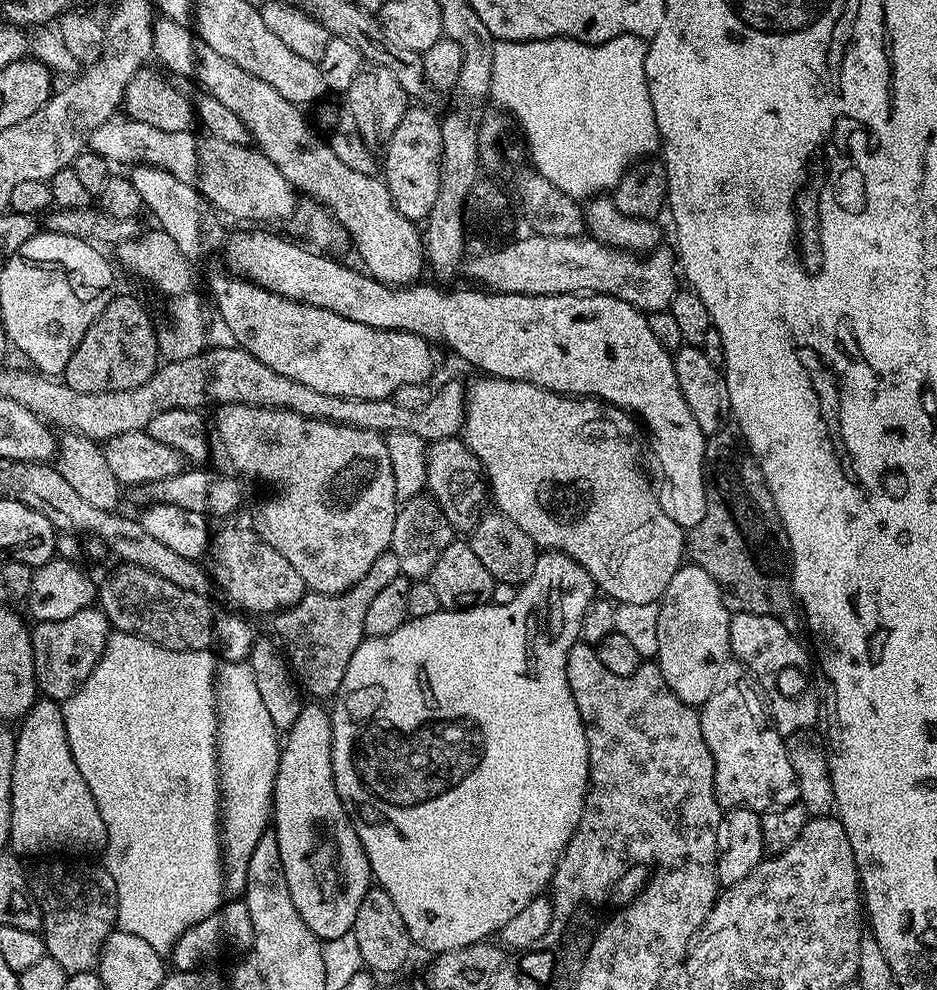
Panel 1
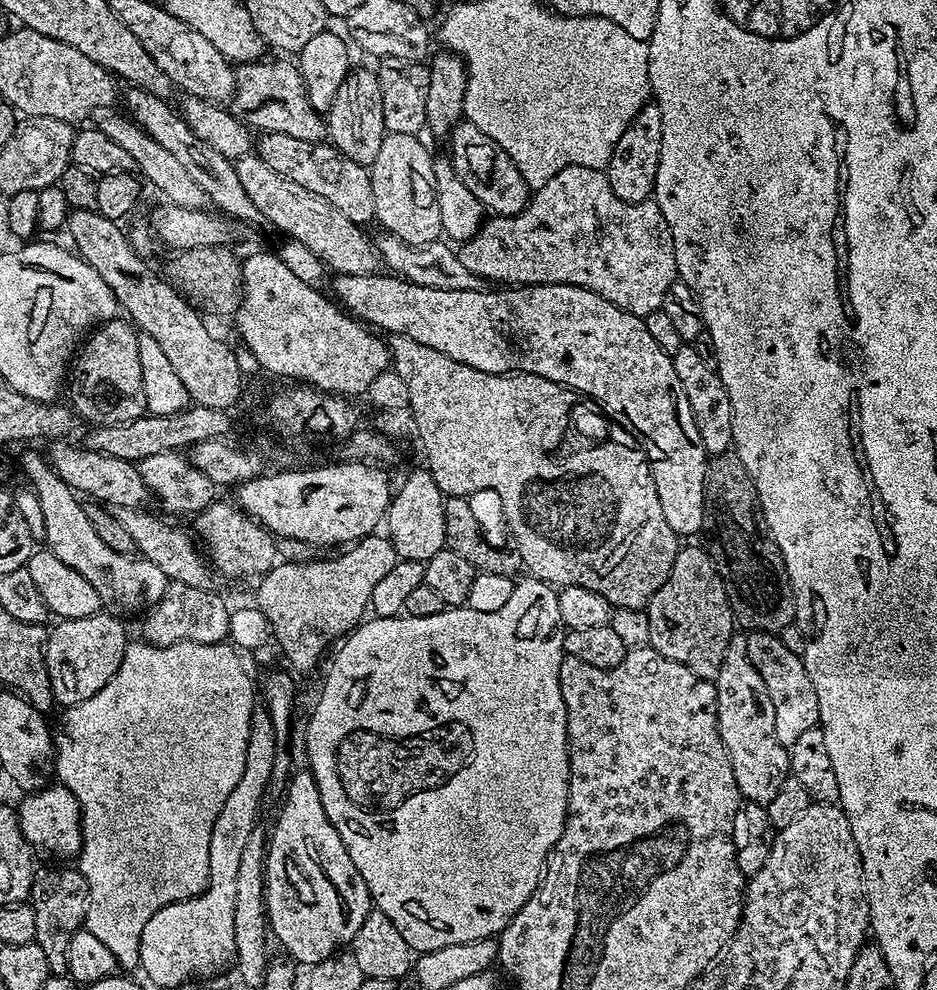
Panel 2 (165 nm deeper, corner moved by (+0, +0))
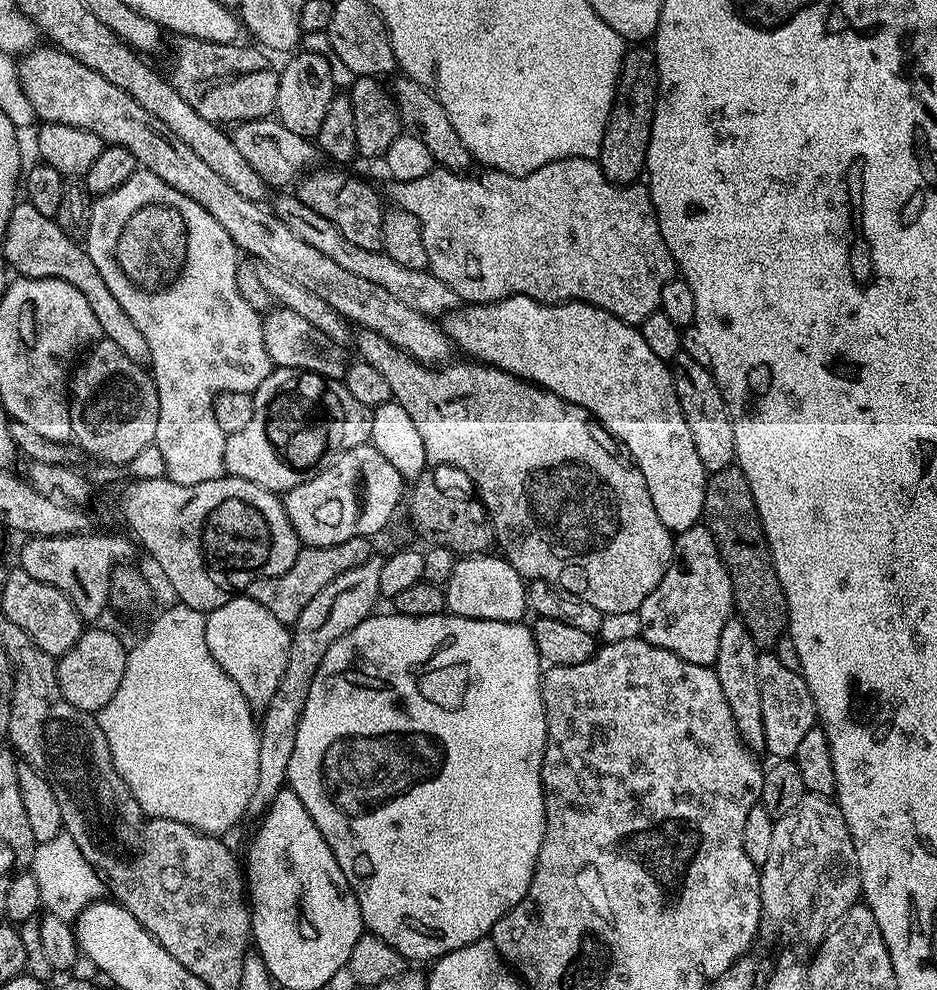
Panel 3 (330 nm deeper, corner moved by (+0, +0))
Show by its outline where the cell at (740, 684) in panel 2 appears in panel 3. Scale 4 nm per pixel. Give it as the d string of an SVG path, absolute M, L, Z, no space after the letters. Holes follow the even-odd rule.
M730 618L722 626L722 638L718 638L718 658L715 662L718 680L730 702L730 710L736 719L738 734L744 739L747 748L760 750L764 748L764 731L762 730L762 694L758 694L758 649L750 630L739 618Z

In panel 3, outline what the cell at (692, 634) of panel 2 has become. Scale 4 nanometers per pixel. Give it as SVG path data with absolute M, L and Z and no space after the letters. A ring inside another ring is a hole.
M703 523L694 525L690 530L675 533L672 541L672 561L658 586L642 602L640 636L662 650L670 650L678 654L686 662L715 665L718 658L718 638L722 638L722 626L733 615L732 583L726 566L720 560L720 551L716 545L714 534Z

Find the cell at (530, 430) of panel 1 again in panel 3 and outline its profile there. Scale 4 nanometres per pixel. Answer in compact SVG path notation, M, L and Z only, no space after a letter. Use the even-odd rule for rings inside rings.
M365 328L355 333L354 346L360 350L359 359L363 363L374 366L374 370L378 370L382 378L386 378L394 400L410 414L422 437L427 463L432 466L449 464L452 468L461 468L472 479L477 492L475 495L488 511L488 519L492 521L494 540L498 548L499 544L501 548L499 551L525 581L544 580L547 584L562 589L563 592L569 592L590 602L590 606L594 606L602 614L639 612L642 602L646 602L646 598L658 586L658 582L662 582L670 566L674 534L666 526L662 526L662 518L658 518L658 510L654 510L654 502L650 502L650 490L646 490L646 478L642 478L642 470L638 470L635 460L629 456L623 444L615 440L586 409L558 398L553 392L545 392L536 386L525 386L517 377L499 368L476 364L473 364L474 366L456 364L453 368L419 364L413 356L406 355L400 348L395 348L390 342L386 342L382 334L374 334Z

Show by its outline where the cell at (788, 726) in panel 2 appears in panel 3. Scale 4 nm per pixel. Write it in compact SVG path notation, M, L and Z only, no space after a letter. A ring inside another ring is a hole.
M772 650L761 651L758 655L758 694L762 694L762 730L764 731L764 748L769 757L777 760L791 760L795 757L802 738L812 728L817 727L816 703L806 686L803 675L795 667L783 664Z

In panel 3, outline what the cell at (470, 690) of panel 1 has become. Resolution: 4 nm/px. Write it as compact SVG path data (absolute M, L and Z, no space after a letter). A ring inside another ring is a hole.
M373 614L367 616L363 622L354 626L352 632L338 638L338 642L334 642L334 646L330 646L330 650L326 650L326 658L322 658L322 662L314 674L314 682L310 682L310 694L306 694L306 704L298 722L298 734L294 734L294 752L290 754L287 787L291 788L294 794L298 794L298 798L302 798L302 806L306 806L310 818L314 818L314 826L318 826L318 830L322 834L322 838L326 838L338 866L342 866L342 874L346 874L346 882L350 882L350 886L358 898L358 906L362 910L365 929L382 942L389 944L398 955L404 957L405 961L428 960L427 962L432 962L448 952L485 939L498 922L498 918L502 918L514 906L518 906L518 902L522 902L522 898L530 890L530 882L538 862L538 850L542 846L544 837L544 783L540 781L540 771L542 770L544 743L546 742L546 714L544 713L542 686L540 685L542 661L534 646L532 629L524 622L490 622L489 620L475 620L451 614L427 616L426 618L391 615Z

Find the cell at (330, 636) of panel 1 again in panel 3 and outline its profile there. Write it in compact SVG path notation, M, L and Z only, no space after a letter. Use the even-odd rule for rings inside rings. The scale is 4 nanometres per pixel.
M359 536L350 538L350 542L338 542L338 546L301 547L290 570L277 576L256 576L246 589L246 595L254 602L266 606L266 610L270 610L270 614L274 614L278 622L291 626L295 624L298 614L302 614L304 607L310 603L310 598L314 598L318 590L322 590L322 586L334 582L338 574L346 574L346 570L369 560L373 555L372 543L371 539Z

